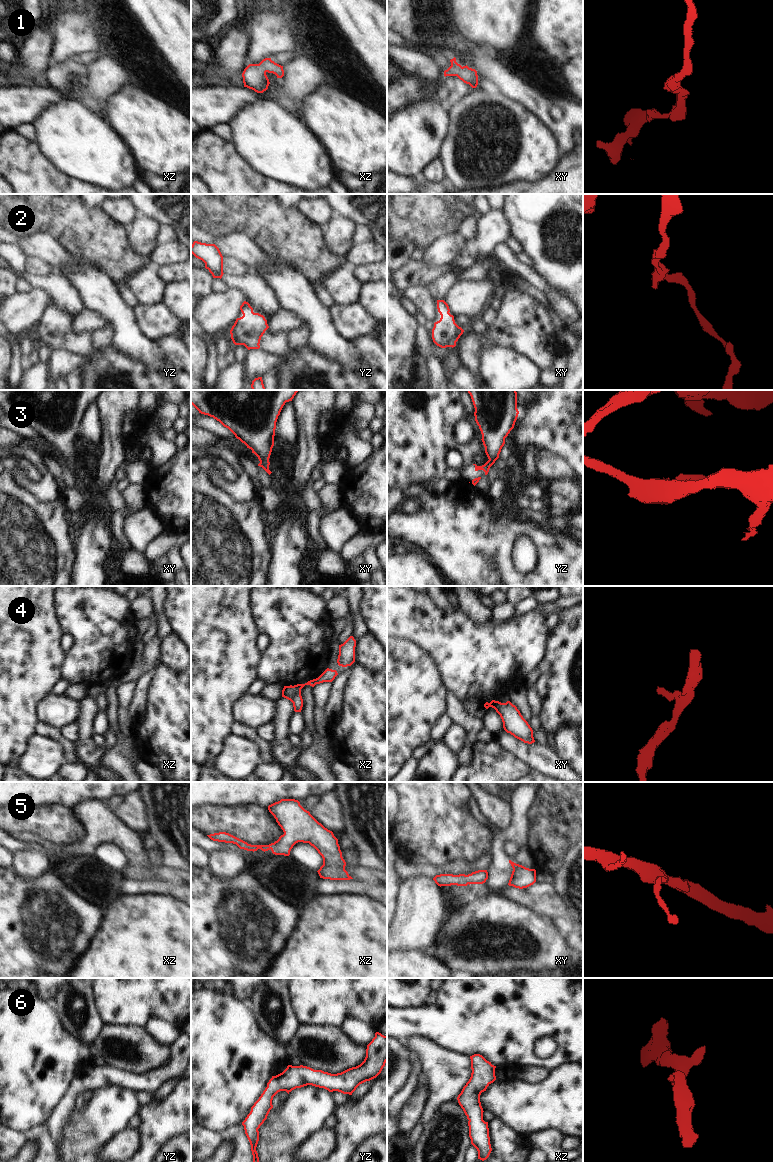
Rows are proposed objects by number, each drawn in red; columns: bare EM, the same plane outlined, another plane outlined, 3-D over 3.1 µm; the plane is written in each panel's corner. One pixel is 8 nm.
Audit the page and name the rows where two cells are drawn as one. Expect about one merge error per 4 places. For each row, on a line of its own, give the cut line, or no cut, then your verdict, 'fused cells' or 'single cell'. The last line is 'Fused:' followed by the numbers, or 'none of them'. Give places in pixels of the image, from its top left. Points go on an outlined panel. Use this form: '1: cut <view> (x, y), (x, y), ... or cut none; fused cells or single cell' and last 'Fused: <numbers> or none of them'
1: cut none; single cell
2: cut none; single cell
3: cut none; single cell
4: cut none; single cell
5: cut none; single cell
6: cut none; single cell
Fused: none of them

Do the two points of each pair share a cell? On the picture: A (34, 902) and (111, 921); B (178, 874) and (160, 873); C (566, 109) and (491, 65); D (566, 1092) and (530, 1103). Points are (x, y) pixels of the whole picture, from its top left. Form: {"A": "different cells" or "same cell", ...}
{"A": "different cells", "B": "same cell", "C": "same cell", "D": "same cell"}

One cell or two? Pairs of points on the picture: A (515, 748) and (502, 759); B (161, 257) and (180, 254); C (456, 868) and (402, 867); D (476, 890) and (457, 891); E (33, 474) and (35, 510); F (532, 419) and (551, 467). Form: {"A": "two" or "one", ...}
{"A": "two", "B": "one", "C": "one", "D": "one", "E": "one", "F": "two"}

